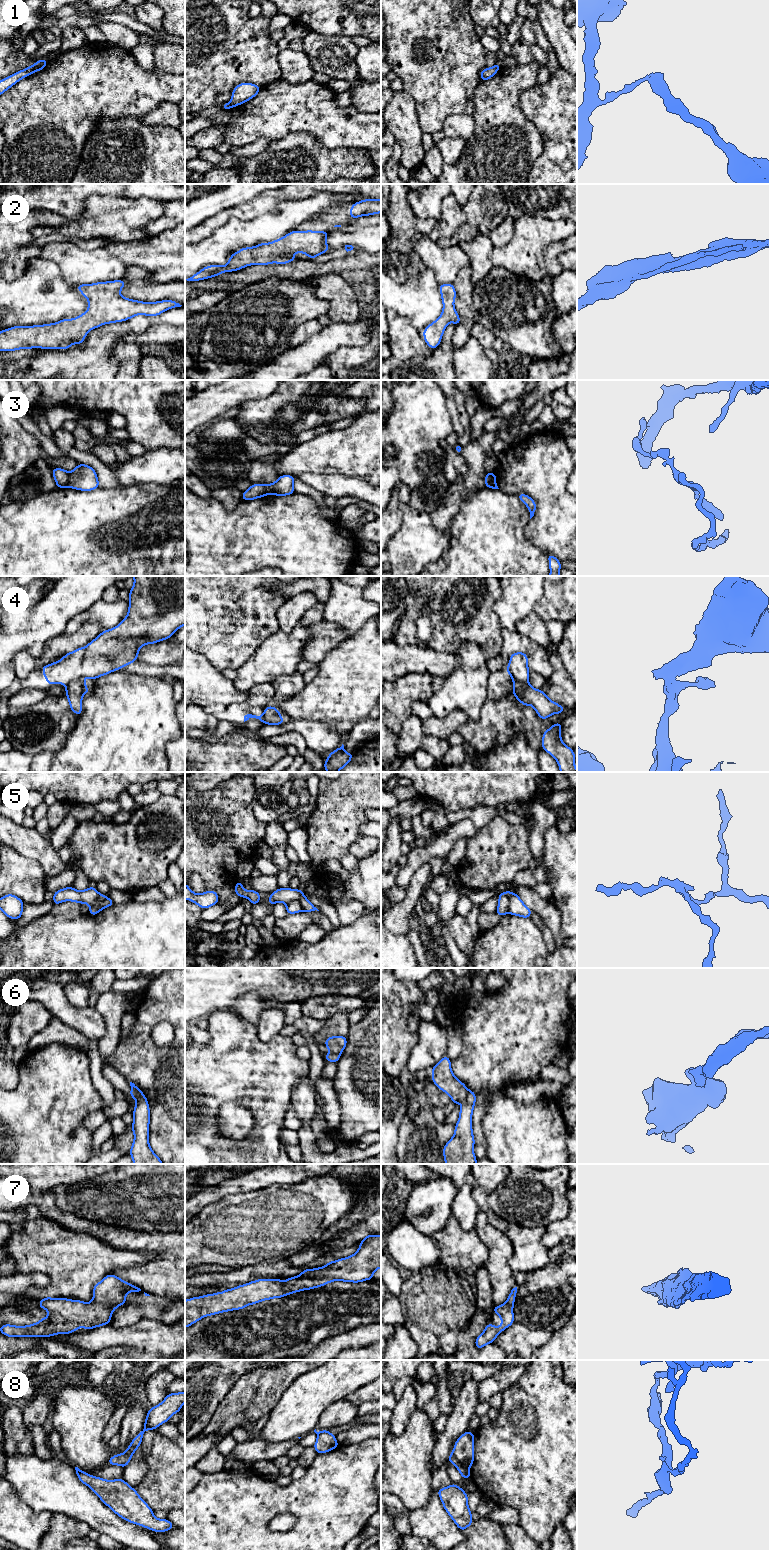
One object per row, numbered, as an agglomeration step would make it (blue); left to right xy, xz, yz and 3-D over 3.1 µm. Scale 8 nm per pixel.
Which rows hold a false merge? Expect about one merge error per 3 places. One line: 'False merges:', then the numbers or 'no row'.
False merges: 1, 3, 4, 5, 6, 8

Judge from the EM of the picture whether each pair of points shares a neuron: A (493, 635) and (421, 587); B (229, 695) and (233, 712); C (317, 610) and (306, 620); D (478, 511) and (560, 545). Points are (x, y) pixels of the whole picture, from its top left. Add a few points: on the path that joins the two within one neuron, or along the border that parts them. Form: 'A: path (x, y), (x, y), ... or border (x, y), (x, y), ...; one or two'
A: path (475, 620), (442, 587), (439, 587); one
B: border (208, 702), (242, 703); two
C: path (314, 613), (309, 618); one
D: border (529, 519), (524, 535), (538, 549); two

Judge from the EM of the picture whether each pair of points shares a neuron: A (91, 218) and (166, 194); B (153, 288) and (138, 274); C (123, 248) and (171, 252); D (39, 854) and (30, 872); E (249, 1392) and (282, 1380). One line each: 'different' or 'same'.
A: same
B: same
C: same
D: different
E: same

